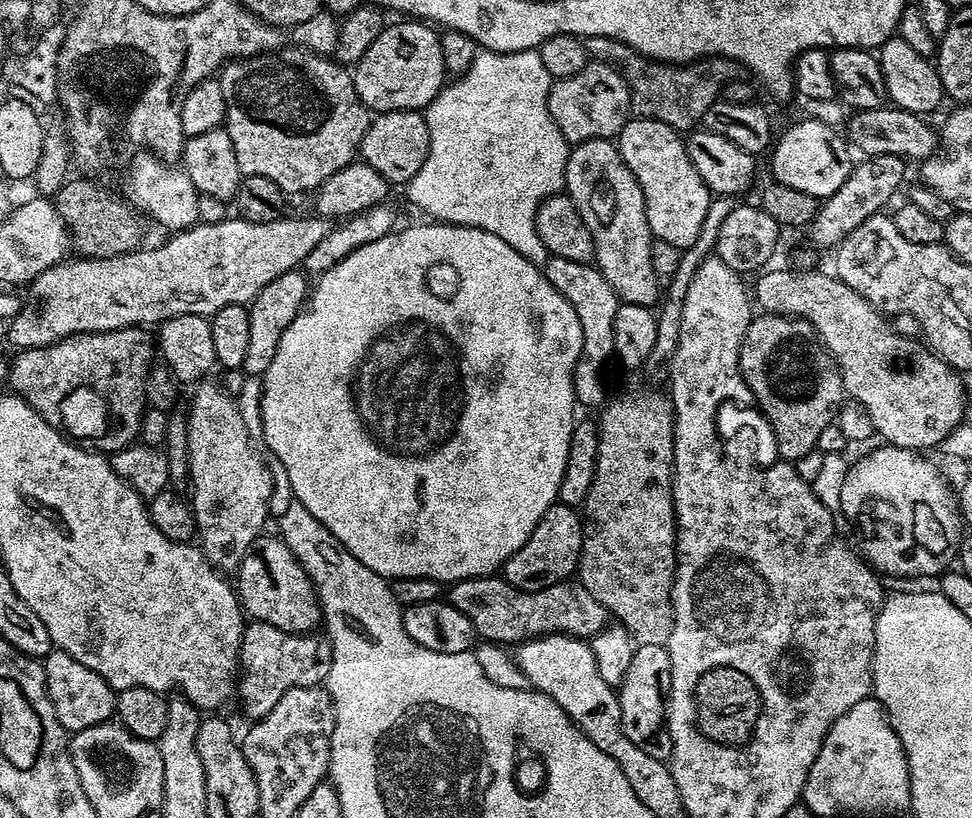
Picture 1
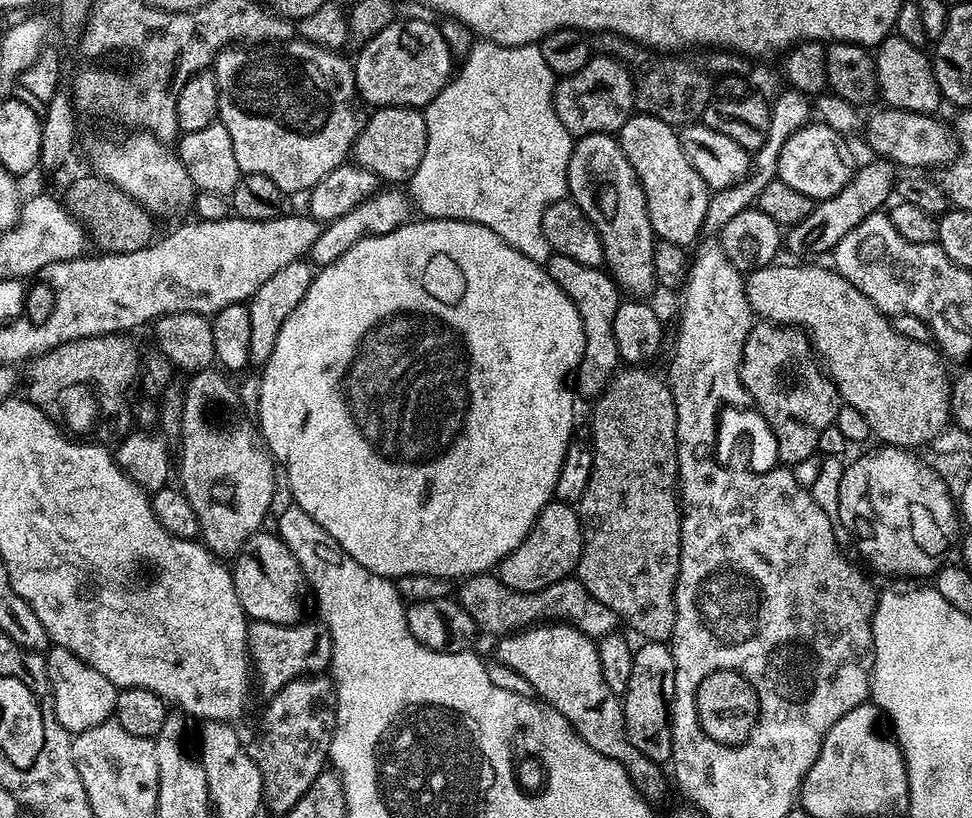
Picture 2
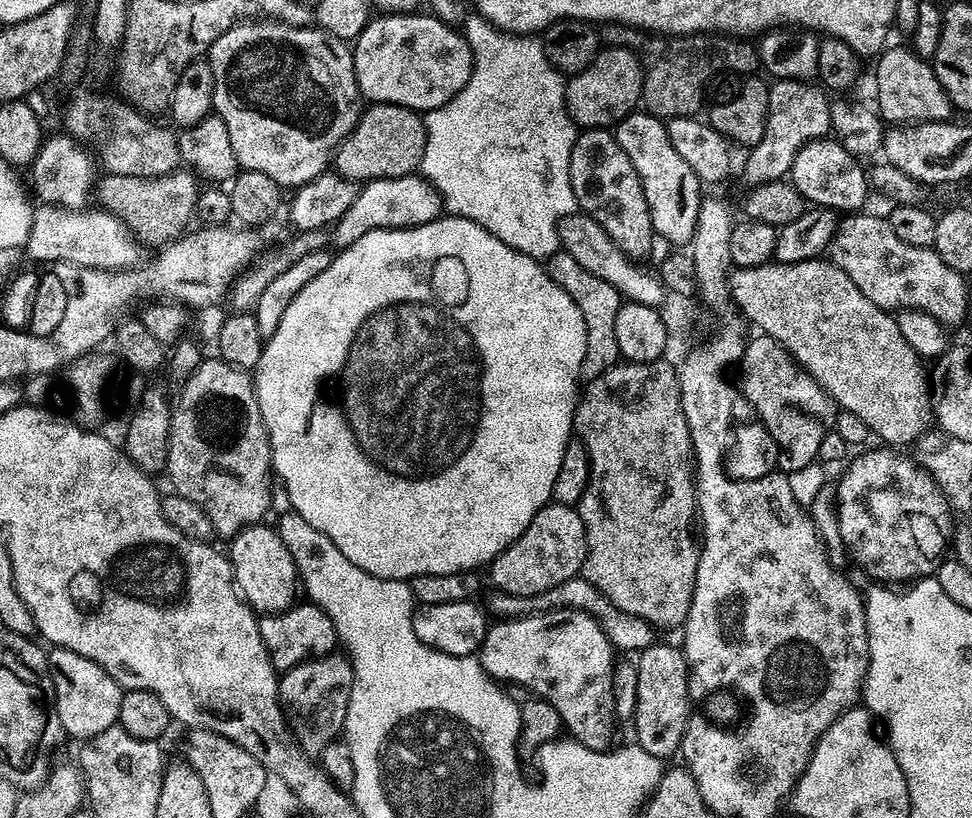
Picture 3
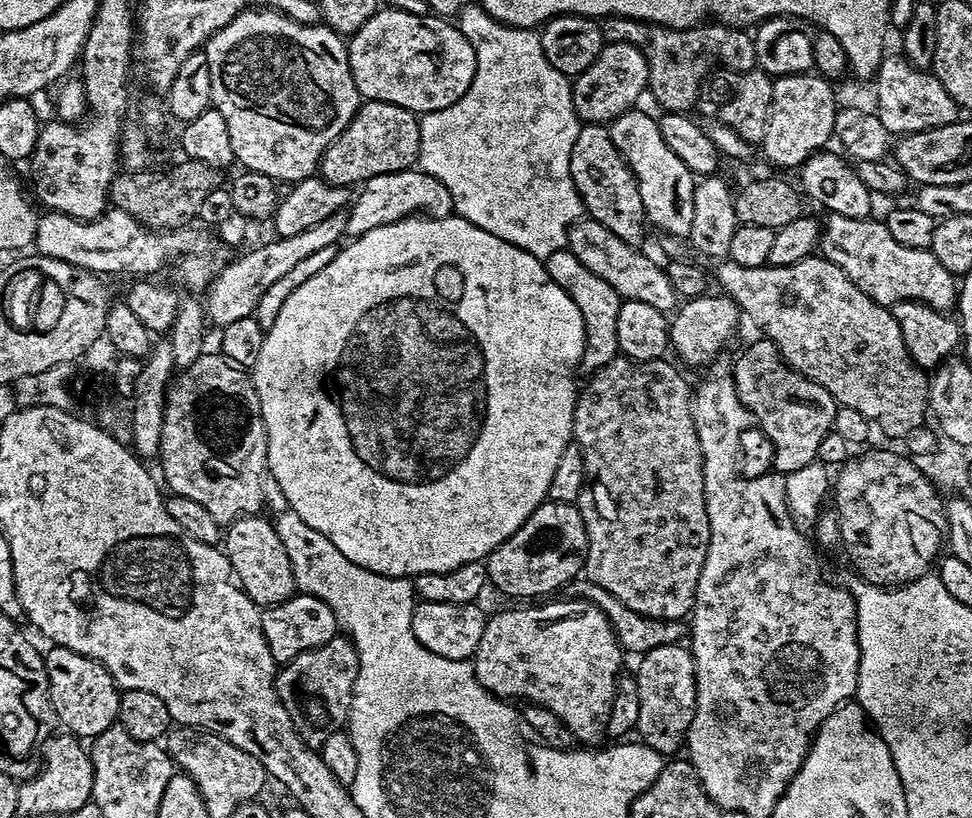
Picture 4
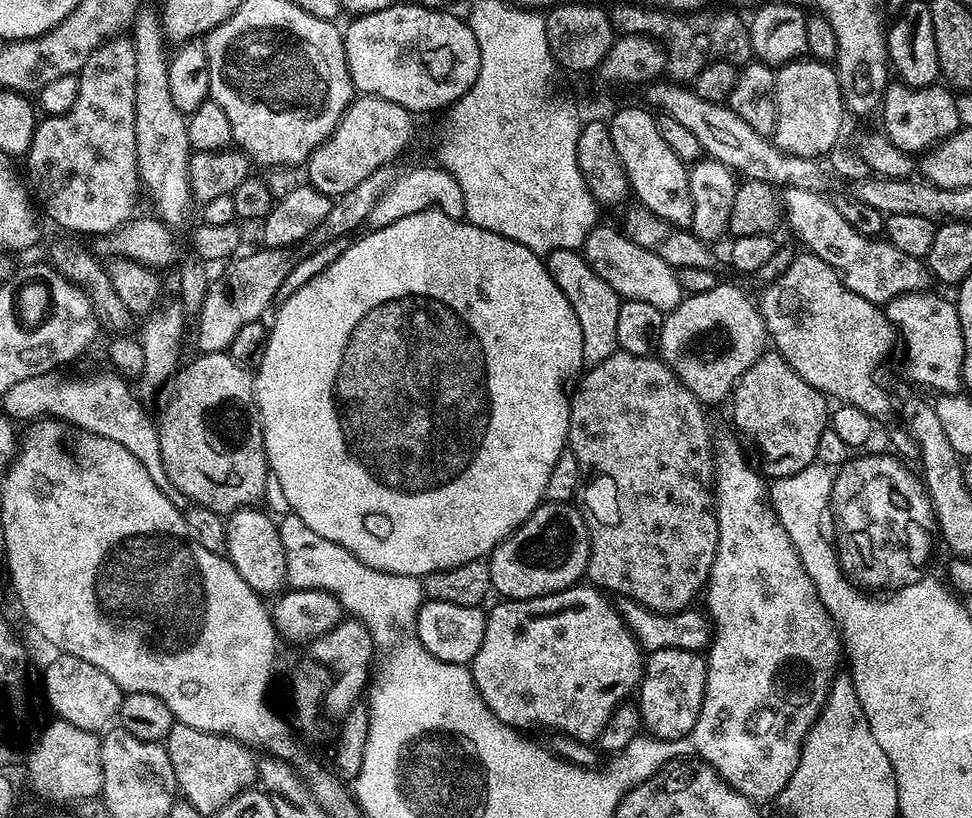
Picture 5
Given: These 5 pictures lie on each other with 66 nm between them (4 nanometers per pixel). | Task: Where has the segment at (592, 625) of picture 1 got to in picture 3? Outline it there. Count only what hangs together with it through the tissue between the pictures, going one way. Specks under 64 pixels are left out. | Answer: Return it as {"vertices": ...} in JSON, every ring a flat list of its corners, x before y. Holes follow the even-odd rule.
{"vertices":[[583,575,570,578,542,594,534,594,533,596,506,594,495,590,489,591,489,593,488,604,486,603,487,611,491,615,493,612,496,618,500,620,516,620,520,616,535,616,538,612,551,612,557,608,569,608,570,610,590,614,594,618,594,622,598,622,602,634,606,634,606,638,612,644,613,649,620,651,621,648,624,651,621,653,632,654,628,652,633,652,633,654,639,654,654,643,652,625,634,614,626,614,626,610,618,610,618,606,614,606,614,602,610,602,610,598,606,598,606,594,602,594,602,590,595,588,589,580,584,579]]}

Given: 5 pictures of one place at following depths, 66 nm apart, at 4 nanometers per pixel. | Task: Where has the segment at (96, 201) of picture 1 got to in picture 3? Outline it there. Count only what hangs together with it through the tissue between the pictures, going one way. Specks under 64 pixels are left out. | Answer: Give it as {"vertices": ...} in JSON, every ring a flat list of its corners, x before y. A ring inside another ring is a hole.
{"vertices":[[172,171,152,179,109,174,101,177,94,184,94,200,100,203,97,205,103,211,116,216,145,249,159,250,165,244,171,244,185,235,188,223,193,223,198,180,191,171]]}

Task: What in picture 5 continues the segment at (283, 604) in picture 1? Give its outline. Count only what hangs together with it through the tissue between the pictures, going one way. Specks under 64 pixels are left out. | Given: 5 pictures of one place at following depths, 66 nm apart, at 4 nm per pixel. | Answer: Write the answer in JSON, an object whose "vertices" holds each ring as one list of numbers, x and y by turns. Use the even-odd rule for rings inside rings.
{"vertices":[[256,506,239,508,227,517,226,555,238,570,238,574,242,574,246,586,250,586,255,592,261,594,267,594,267,592,276,594,285,587,288,578,286,554,282,550,282,538,277,521,267,511,259,512,258,509,259,507]]}

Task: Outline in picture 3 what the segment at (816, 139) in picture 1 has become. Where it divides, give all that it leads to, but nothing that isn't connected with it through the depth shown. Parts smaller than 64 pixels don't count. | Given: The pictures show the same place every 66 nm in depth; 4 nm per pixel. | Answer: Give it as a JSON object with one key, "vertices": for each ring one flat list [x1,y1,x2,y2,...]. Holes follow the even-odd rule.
{"vertices":[[836,138,811,140,797,150,790,171,790,183,803,194,805,201,809,205,833,209,840,214,852,214,857,210,863,209,860,207,863,206,864,199,870,196,870,185,866,175,866,168,863,168,860,164,863,163,857,157,848,153]]}

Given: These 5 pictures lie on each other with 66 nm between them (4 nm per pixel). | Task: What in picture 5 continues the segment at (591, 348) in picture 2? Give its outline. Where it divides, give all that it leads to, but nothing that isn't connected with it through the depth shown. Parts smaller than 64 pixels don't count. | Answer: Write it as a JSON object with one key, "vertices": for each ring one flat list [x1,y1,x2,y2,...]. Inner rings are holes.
{"vertices":[[563,248,547,253,546,263,550,278,566,294,574,314,578,318,578,326,582,326,582,358,584,364,591,366,598,362,606,362,610,354,620,347,618,342,618,310,622,298,610,286,610,282,602,282,598,274,584,261,583,255,575,248]]}

